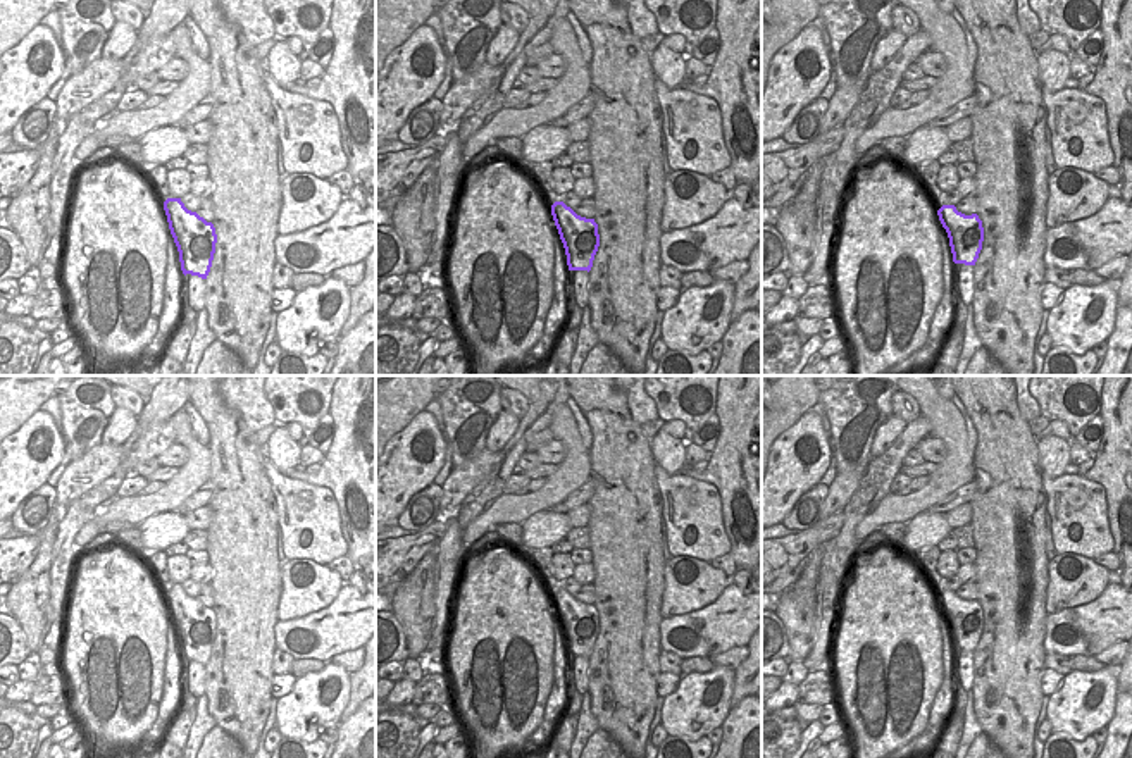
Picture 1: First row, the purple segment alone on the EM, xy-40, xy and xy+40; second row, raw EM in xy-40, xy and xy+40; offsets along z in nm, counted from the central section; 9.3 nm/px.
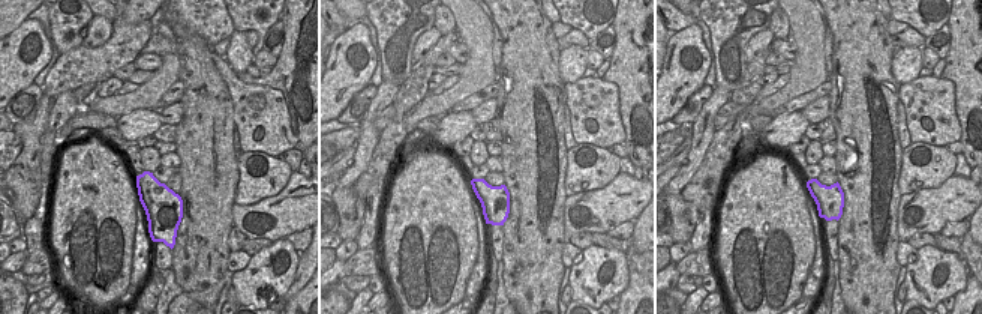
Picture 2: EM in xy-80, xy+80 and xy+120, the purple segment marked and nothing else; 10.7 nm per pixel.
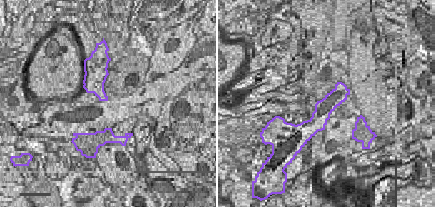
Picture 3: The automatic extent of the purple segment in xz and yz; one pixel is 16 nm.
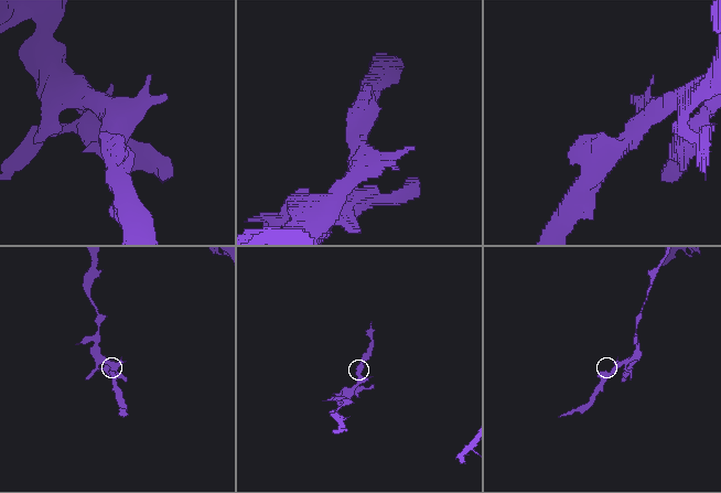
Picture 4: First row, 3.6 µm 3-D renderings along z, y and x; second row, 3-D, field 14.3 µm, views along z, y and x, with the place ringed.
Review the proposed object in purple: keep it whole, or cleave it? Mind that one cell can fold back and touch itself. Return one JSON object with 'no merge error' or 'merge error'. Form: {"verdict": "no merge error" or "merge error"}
{"verdict": "no merge error"}

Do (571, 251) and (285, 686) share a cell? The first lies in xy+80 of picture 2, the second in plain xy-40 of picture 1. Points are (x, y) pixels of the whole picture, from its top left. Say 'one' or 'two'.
one

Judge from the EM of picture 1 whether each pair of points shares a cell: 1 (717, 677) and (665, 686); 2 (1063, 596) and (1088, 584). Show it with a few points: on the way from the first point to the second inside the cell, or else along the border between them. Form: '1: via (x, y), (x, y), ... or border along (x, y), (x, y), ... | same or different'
1: border along (681, 676), (676, 688), (664, 698) | different
2: via (1069, 591), (1077, 583), (1082, 583) | same

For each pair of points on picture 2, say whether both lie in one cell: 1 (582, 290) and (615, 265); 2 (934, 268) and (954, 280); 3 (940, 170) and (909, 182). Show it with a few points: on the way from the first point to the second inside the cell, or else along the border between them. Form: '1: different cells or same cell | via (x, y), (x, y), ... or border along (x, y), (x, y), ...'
1: same cell | via (591, 283), (609, 269)
2: same cell | via (939, 265), (949, 275)
3: same cell | via (933, 170), (921, 170), (916, 175)

